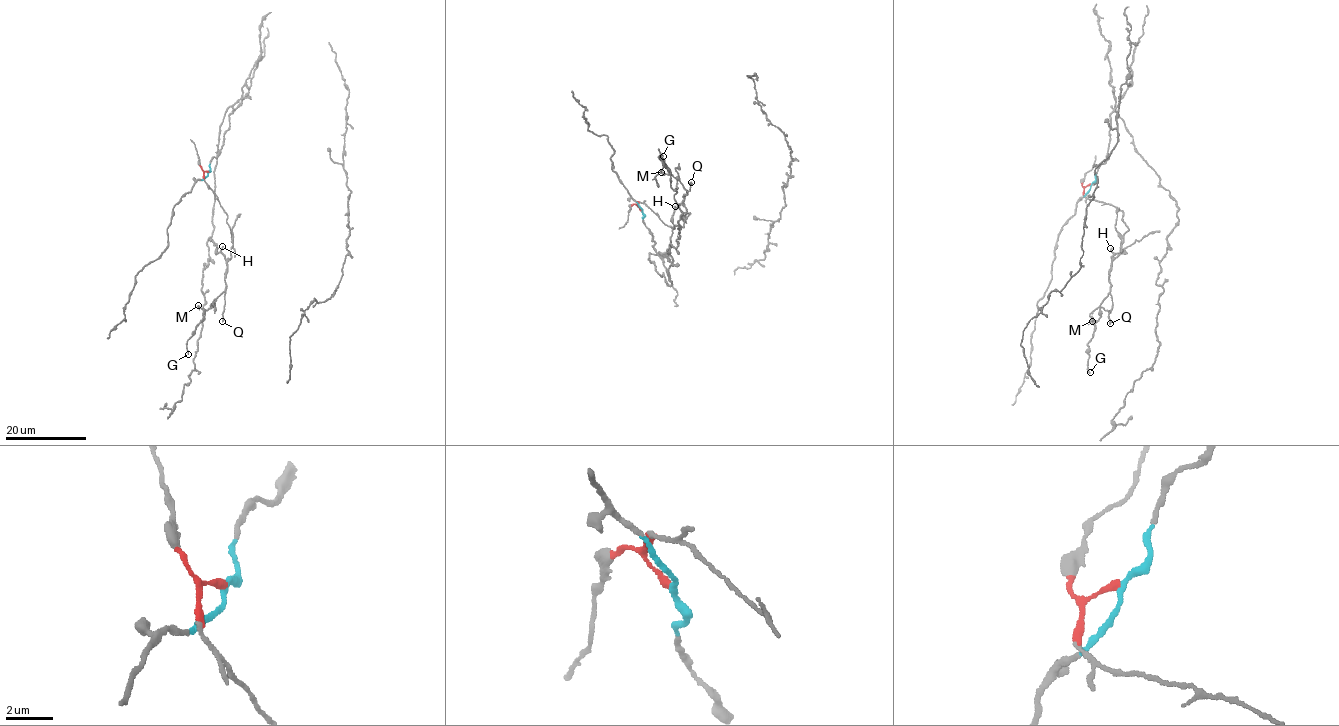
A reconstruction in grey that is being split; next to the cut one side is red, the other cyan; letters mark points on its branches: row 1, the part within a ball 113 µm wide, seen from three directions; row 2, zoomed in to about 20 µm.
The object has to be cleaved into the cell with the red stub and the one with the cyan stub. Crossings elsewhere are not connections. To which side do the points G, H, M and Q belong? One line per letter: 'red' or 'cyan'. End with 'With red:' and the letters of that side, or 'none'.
G: red
H: red
M: red
Q: red
With red: G, H, M, Q

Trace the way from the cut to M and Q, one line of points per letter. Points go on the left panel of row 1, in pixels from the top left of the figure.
M: (207, 172), (204, 172), (204, 180), (226, 215), (232, 245), (225, 273), (226, 290), (207, 309), (197, 305)
Q: (207, 172), (204, 172), (204, 180), (226, 215), (232, 239), (225, 273), (222, 321)

